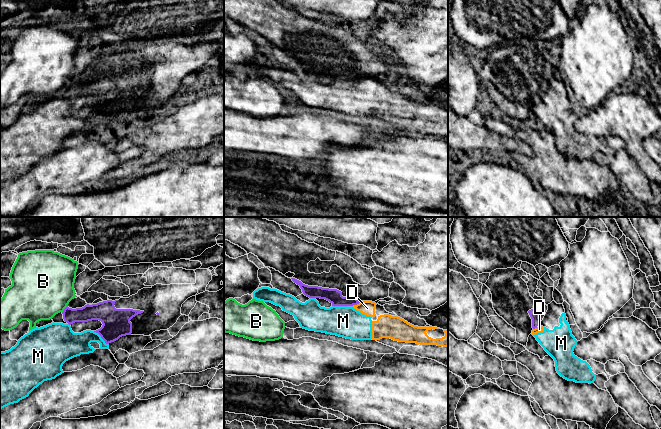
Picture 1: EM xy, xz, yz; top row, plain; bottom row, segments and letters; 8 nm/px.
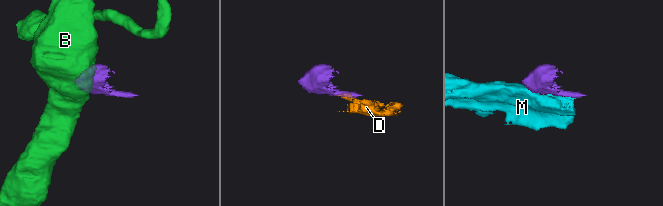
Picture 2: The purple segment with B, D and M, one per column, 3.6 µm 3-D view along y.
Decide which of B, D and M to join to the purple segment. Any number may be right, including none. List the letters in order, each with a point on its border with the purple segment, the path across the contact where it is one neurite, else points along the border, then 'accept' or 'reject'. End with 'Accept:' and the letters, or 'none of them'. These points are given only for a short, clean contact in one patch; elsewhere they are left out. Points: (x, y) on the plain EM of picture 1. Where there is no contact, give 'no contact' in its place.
B: contact xy (65, 84); reject
D: contact xz (354, 80); border xz (360, 78), (348, 82); reject
M: contact xy (101, 113); border xy (93, 107), (108, 120); reject
Accept: none of them

